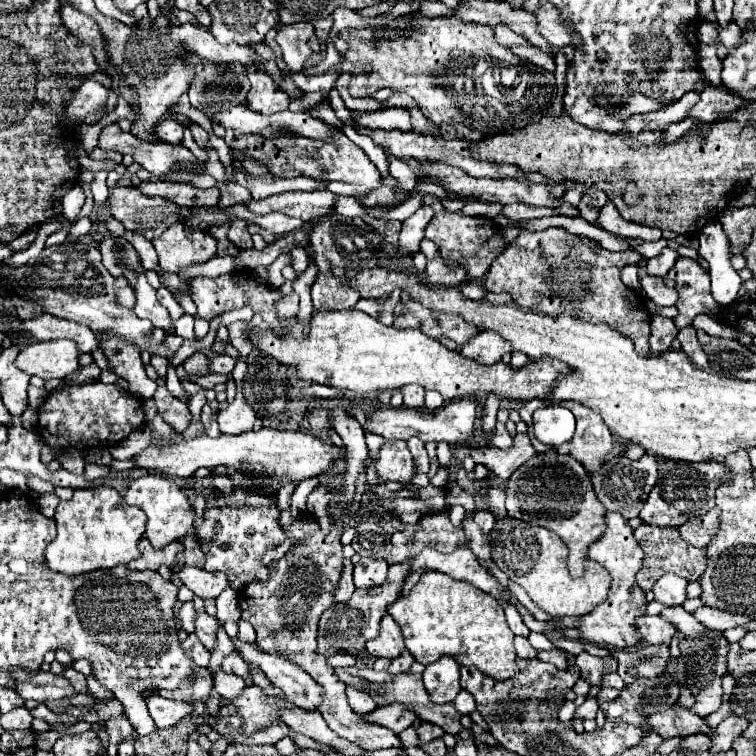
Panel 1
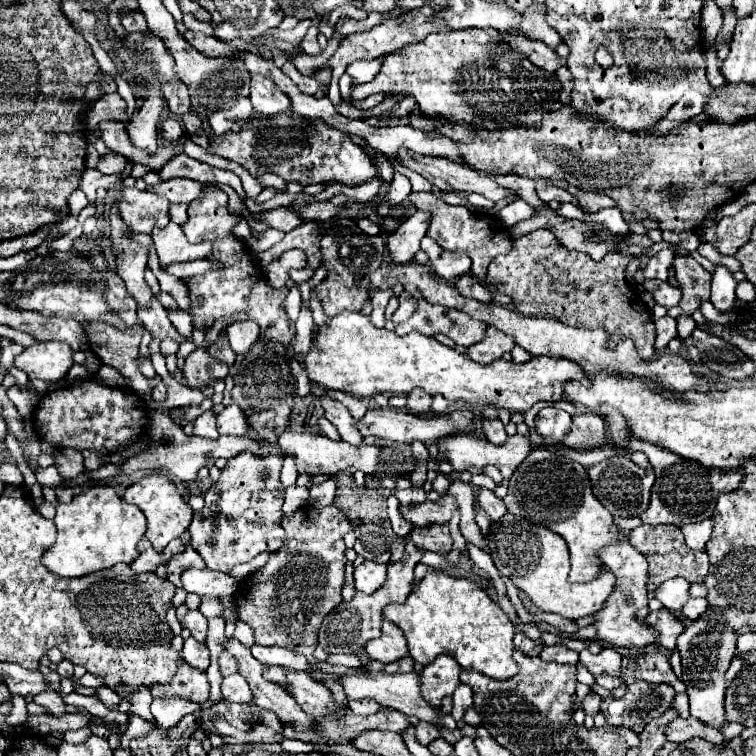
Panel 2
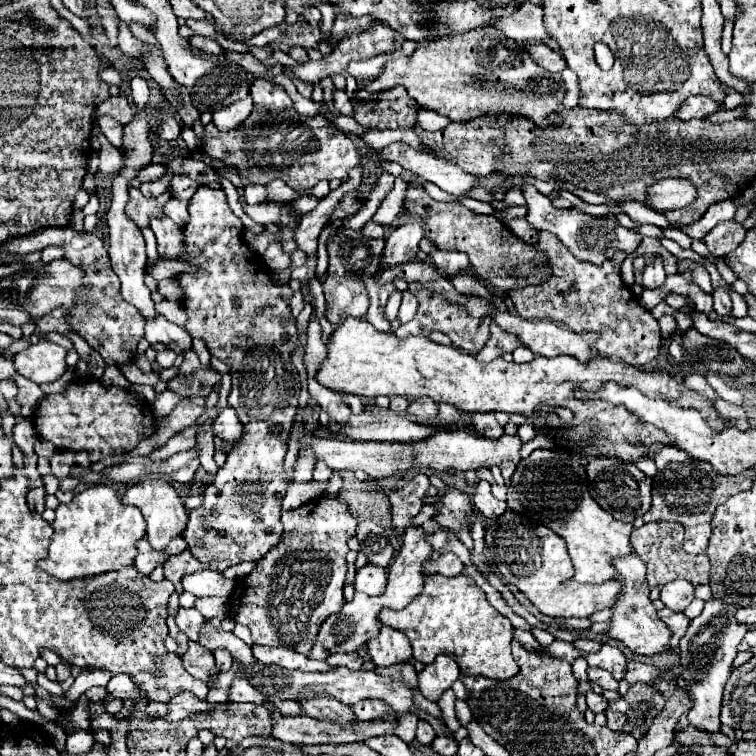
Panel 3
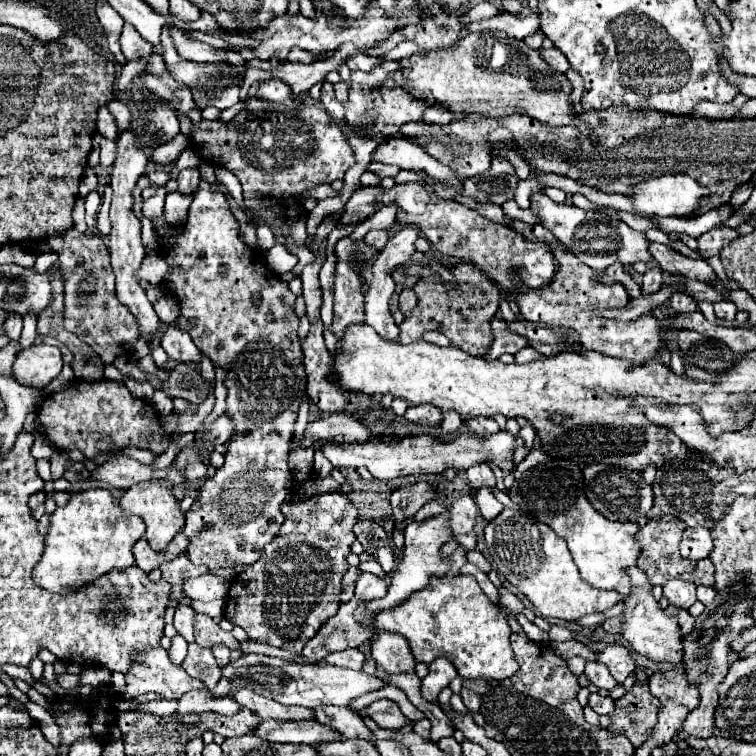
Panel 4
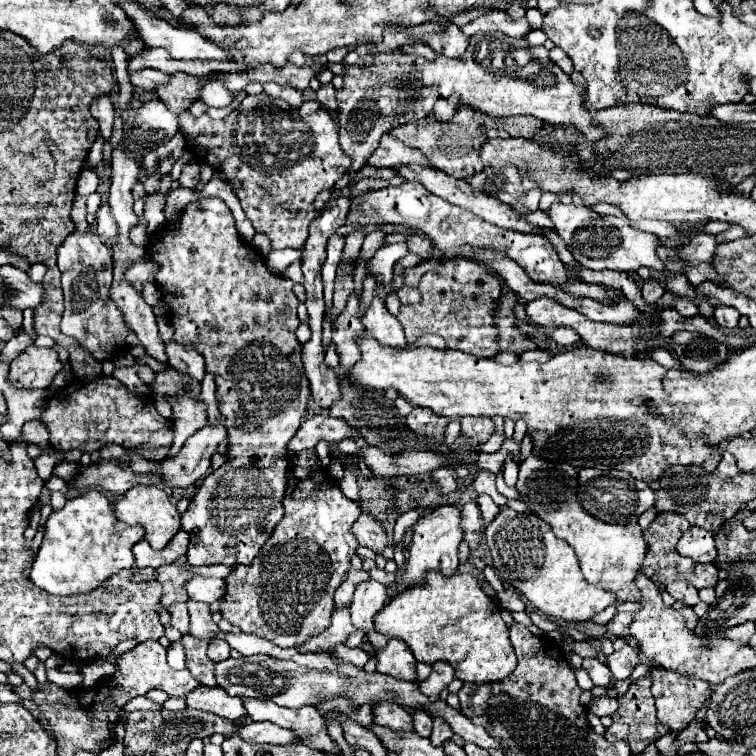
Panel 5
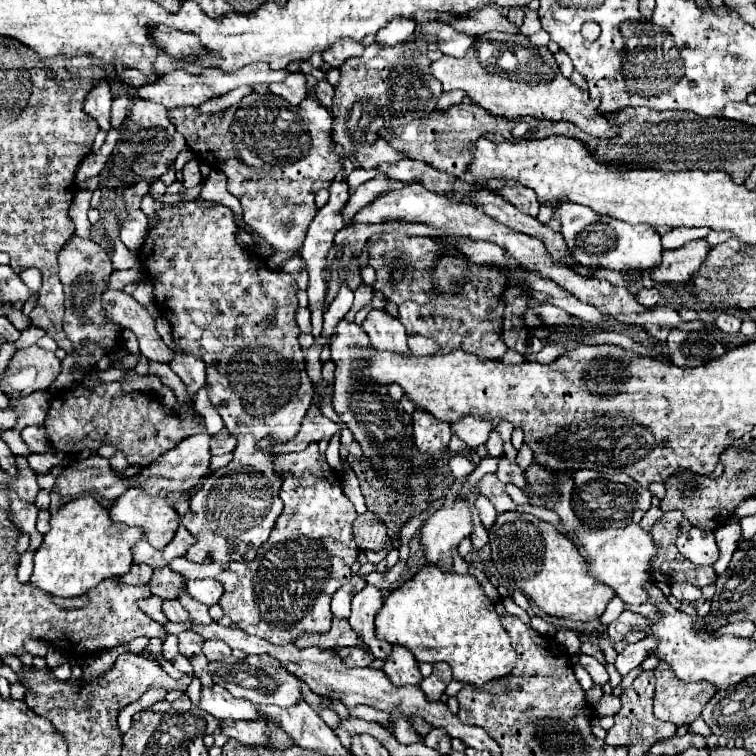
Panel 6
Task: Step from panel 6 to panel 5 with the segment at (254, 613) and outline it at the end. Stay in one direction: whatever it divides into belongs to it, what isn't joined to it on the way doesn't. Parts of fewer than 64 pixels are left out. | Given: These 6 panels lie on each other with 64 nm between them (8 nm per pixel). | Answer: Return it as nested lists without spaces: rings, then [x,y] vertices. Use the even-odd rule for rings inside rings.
[[[302,450],[296,454],[288,454],[288,484],[284,492],[284,518],[274,528],[272,536],[266,540],[260,556],[248,566],[234,566],[232,572],[224,578],[226,594],[220,600],[222,616],[238,626],[246,634],[262,636],[276,646],[294,646],[298,648],[308,638],[318,636],[330,624],[330,616],[334,610],[334,590],[346,580],[352,556],[356,554],[358,542],[352,534],[352,524],[360,516],[360,508],[348,500],[338,484],[324,472],[326,468],[320,464],[316,450]]]

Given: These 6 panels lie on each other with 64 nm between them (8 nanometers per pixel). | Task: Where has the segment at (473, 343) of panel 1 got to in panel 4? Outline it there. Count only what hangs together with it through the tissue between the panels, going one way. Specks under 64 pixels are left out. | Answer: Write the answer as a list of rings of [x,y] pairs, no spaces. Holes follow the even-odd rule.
[[[492,320],[492,328],[494,328],[494,342],[490,346],[488,356],[484,356],[486,360],[496,360],[498,356],[502,356],[504,352],[508,354],[516,354],[518,350],[528,346],[528,340],[524,340],[520,334],[510,332],[510,330],[500,330],[500,326],[504,326],[500,320]]]

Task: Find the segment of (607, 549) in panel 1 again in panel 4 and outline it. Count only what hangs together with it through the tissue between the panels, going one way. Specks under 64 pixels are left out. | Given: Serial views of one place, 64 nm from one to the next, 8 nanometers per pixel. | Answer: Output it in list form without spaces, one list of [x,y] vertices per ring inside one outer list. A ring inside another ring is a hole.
[[[634,566],[628,568],[628,574],[632,578],[632,594],[624,600],[626,610],[624,610],[624,624],[622,624],[622,636],[630,642],[630,646],[656,662],[670,662],[670,664],[682,664],[684,658],[684,636],[680,632],[678,620],[674,616],[666,616],[664,610],[660,608],[658,600],[652,596],[652,584],[644,576],[644,572]]]

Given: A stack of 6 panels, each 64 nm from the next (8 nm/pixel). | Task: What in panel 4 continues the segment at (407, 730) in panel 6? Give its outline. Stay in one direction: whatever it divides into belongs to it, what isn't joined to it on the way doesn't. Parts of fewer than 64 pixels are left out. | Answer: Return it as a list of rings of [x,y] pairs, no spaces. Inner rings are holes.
[[[376,700],[366,708],[366,712],[380,728],[396,730],[410,724],[410,720],[400,712],[398,704],[392,700]]]

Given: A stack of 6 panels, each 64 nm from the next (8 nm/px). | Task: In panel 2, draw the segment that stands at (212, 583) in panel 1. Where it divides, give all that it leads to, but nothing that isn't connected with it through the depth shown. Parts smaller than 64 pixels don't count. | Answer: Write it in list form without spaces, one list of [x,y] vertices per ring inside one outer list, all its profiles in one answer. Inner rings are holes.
[[[188,568],[182,572],[182,588],[186,592],[194,592],[198,596],[232,596],[238,588],[236,580],[230,578],[228,574],[222,572],[214,572],[214,570],[196,570],[196,568]]]

